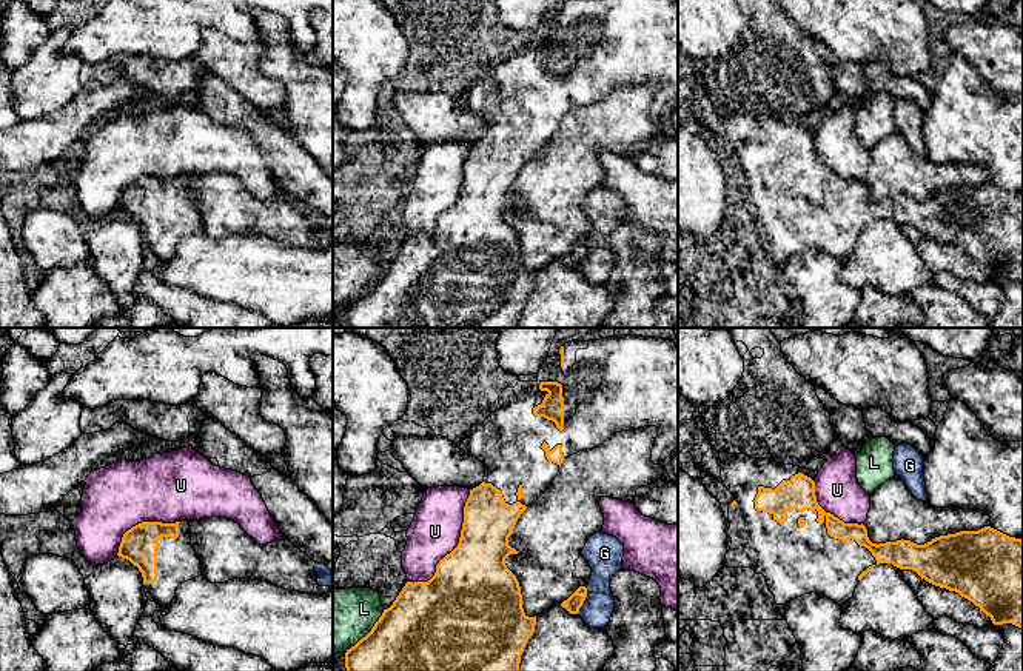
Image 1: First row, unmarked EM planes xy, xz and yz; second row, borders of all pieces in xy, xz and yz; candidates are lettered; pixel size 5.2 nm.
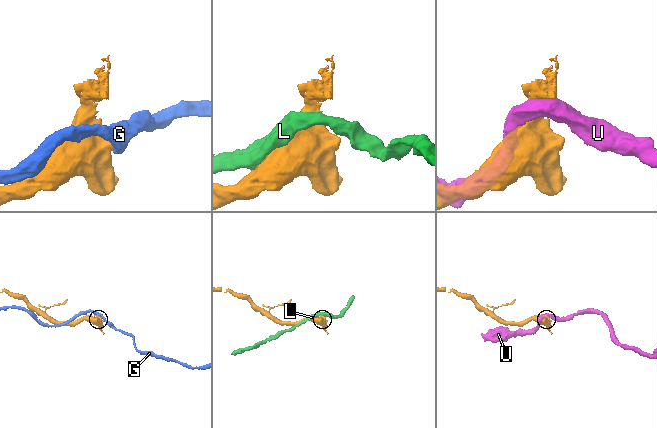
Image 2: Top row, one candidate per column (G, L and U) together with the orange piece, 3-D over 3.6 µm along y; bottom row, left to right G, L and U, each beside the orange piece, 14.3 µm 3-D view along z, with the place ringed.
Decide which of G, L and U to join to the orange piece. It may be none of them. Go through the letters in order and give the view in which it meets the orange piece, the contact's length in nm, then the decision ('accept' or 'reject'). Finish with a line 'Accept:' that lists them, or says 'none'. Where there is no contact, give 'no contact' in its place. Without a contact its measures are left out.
G: xz | 150 nm | reject
L: xz | 300 nm | reject
U: xz | 600 nm | reject
Accept: none

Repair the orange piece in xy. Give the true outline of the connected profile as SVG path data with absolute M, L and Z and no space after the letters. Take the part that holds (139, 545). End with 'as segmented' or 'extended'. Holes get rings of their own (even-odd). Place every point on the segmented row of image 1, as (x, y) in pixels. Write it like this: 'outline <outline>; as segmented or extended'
outline M190 520L142 522L123 534L117 556L139 568L148 600L160 606L171 603L179 585L202 576Z; extended

